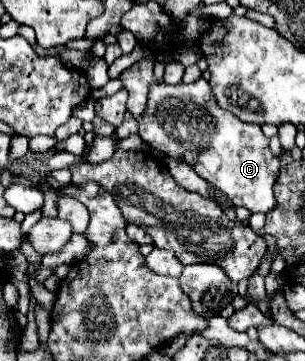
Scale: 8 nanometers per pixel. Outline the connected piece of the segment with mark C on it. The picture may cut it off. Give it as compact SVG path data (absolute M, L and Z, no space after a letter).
M204 78L194 84L176 84L168 86L164 82L152 82L148 104L144 114L136 118L140 128L140 138L154 150L170 158L192 158L188 162L196 174L222 190L234 206L246 206L250 212L268 214L276 206L274 184L280 170L280 160L270 152L268 138L262 134L260 126L244 124L230 112L224 112L210 92L210 110L208 110L208 92L210 86Z

